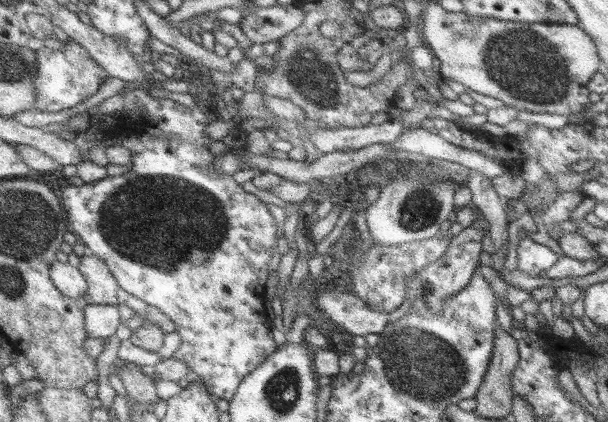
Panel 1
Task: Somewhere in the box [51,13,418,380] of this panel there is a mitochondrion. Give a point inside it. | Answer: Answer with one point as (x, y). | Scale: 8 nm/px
(151, 222)

